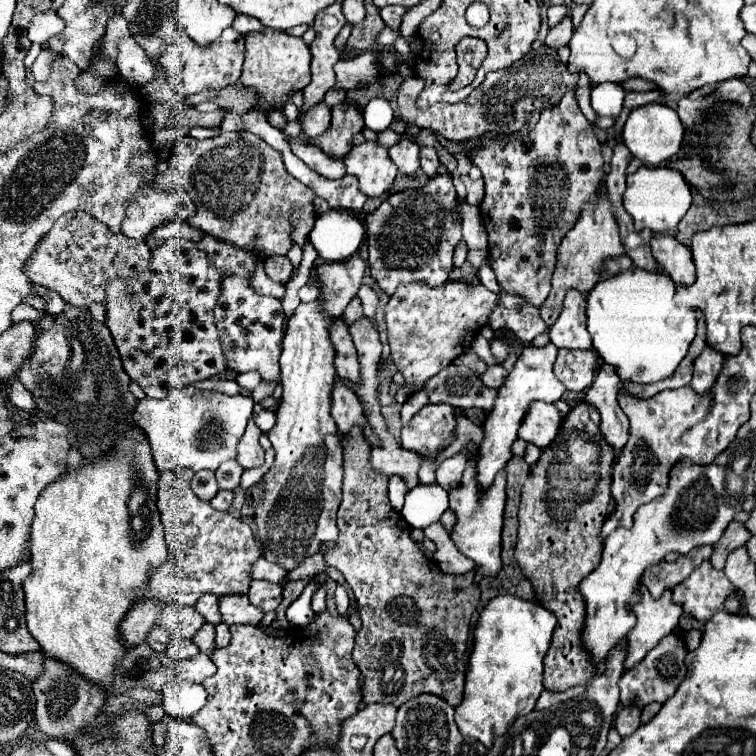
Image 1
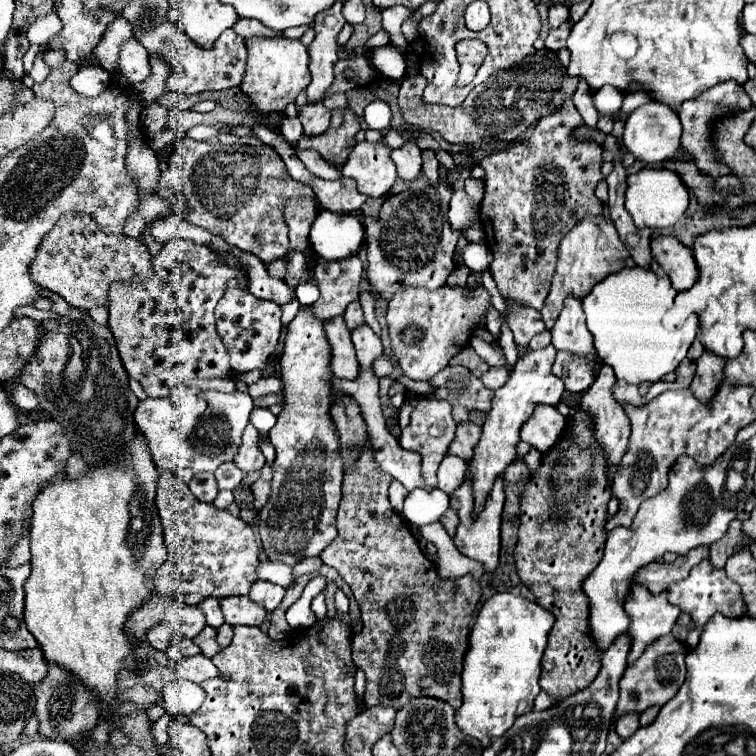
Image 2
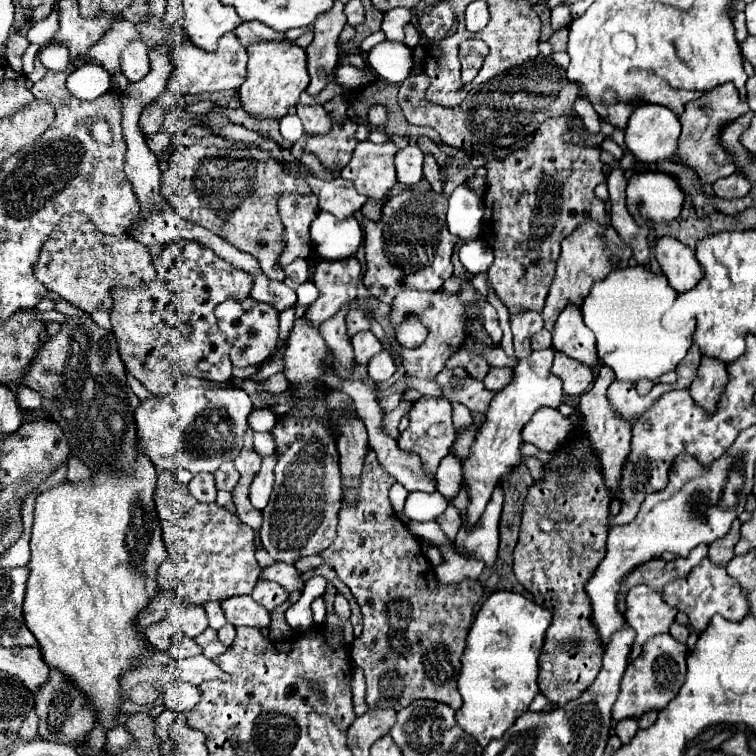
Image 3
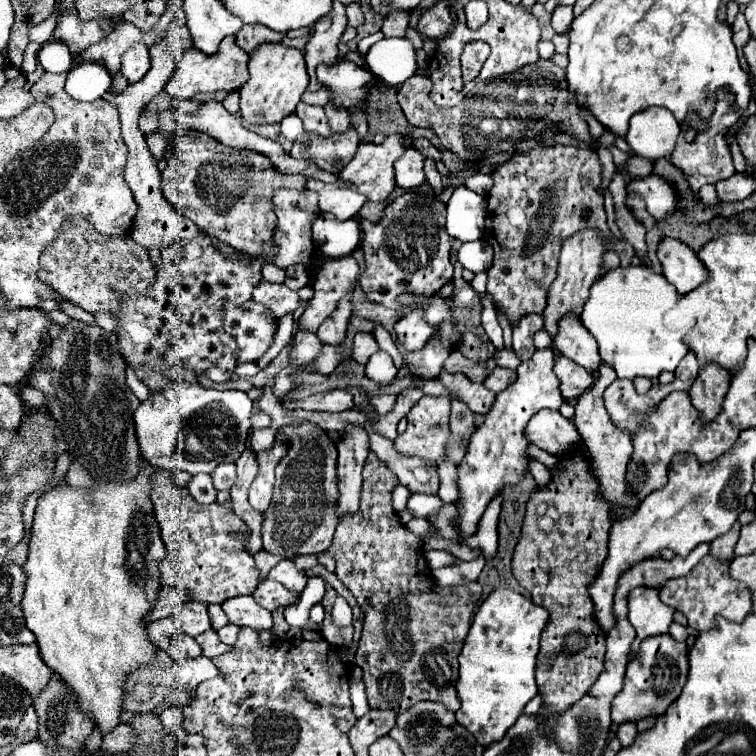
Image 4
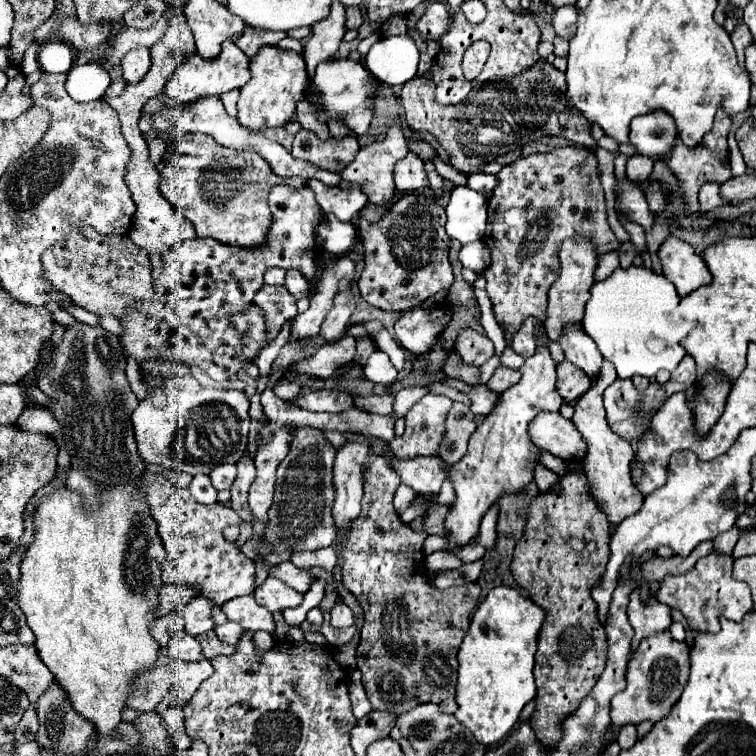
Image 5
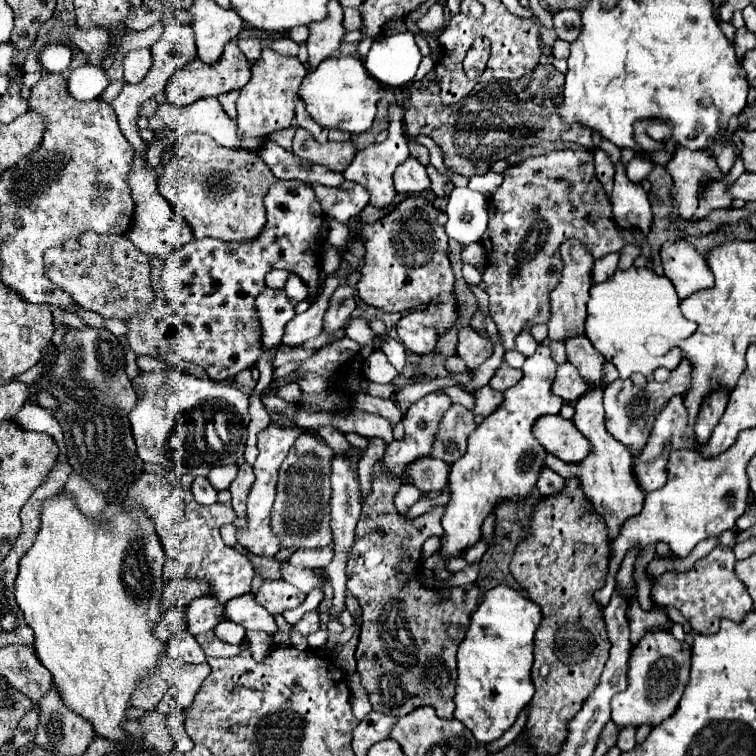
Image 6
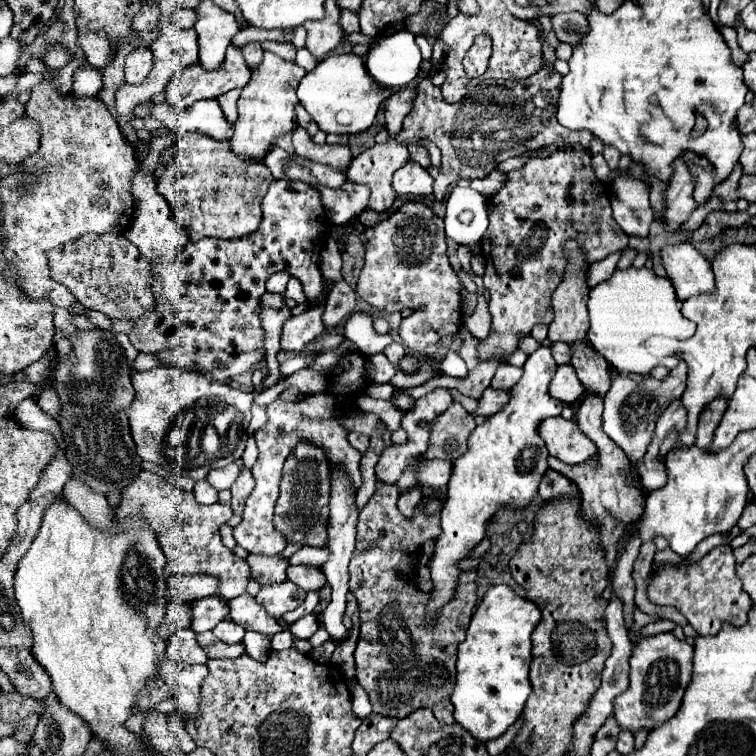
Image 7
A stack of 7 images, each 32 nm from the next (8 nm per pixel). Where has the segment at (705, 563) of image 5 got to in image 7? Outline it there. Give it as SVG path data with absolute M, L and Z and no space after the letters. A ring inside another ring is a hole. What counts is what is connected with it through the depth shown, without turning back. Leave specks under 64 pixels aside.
M716 546L690 566L664 566L652 572L648 600L652 604L670 604L678 608L700 636L716 636L724 622L736 628L744 626L752 608L752 600L734 572L734 556L730 546Z

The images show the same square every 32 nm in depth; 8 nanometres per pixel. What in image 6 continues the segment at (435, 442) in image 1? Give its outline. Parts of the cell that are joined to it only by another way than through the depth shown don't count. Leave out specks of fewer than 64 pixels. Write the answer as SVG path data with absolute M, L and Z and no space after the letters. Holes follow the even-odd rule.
M432 392L432 394L426 394L424 398L420 398L416 404L412 404L404 418L402 418L402 424L404 424L404 430L406 430L406 438L400 440L400 442L392 442L386 446L386 452L382 456L382 464L386 468L386 472L390 476L396 476L400 478L400 468L404 464L410 464L412 460L420 458L420 456L428 456L430 454L430 448L432 448L432 442L434 442L434 434L438 432L438 424L440 424L440 418L444 416L444 412L452 406L452 400L450 396L446 396L444 392Z

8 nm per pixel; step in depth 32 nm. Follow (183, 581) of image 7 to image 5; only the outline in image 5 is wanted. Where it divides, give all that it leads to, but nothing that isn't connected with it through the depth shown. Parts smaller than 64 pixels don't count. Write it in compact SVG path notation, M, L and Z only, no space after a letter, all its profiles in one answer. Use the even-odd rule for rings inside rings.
M164 584L160 590L158 616L168 614L172 608L182 608L192 598L196 598L196 588L188 588L188 584Z

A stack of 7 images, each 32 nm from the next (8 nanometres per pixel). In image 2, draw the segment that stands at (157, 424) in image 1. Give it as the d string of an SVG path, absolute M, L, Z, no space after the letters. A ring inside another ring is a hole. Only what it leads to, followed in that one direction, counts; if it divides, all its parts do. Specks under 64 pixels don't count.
M178 384L164 398L146 398L146 400L142 400L138 404L136 412L134 412L134 420L136 420L138 432L148 442L152 462L156 464L158 470L168 468L168 470L174 472L178 468L190 468L194 473L214 472L220 466L220 460L224 460L224 462L234 460L234 456L238 452L238 446L240 446L242 432L244 432L244 428L248 424L248 416L252 412L252 408L254 408L254 404L252 404L250 394L242 392L242 390L234 390L230 394L216 392L216 390L202 392L198 388ZM208 412L212 412L212 416L226 414L228 434L230 434L228 448L204 446L204 444L198 444L196 440L192 440L192 432L196 430L196 424L204 416L208 416Z

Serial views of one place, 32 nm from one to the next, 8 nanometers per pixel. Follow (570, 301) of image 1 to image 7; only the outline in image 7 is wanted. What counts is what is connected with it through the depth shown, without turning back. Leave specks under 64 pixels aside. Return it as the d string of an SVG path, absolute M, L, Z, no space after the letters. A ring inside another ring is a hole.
M586 340L574 342L572 350L574 354L570 364L576 368L576 376L584 384L586 394L604 398L612 384L612 378L608 376L608 368L612 368L612 364L608 364L600 352L590 350L586 346Z

